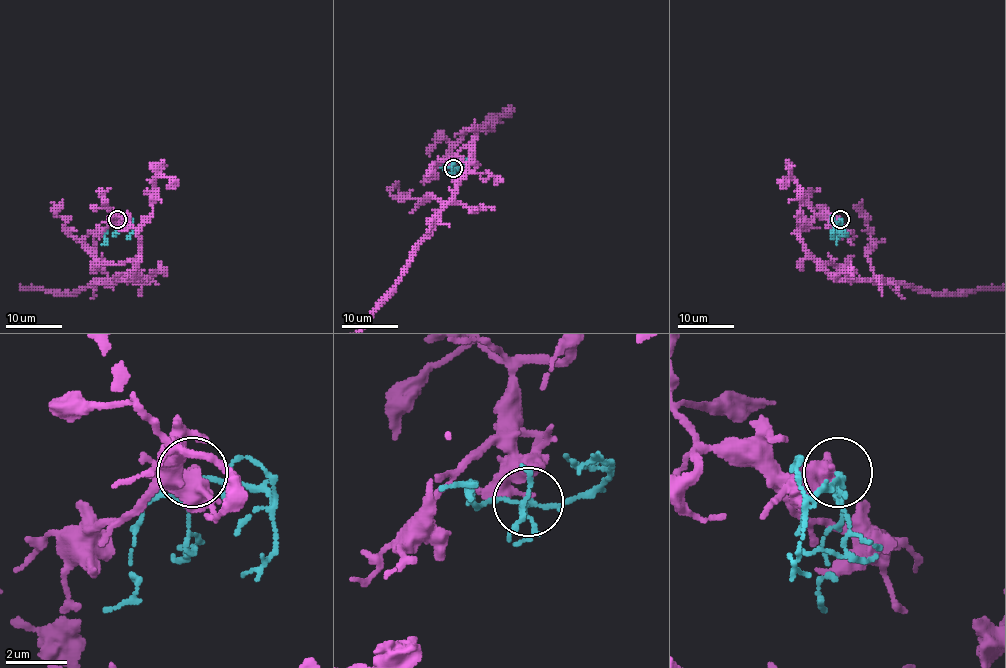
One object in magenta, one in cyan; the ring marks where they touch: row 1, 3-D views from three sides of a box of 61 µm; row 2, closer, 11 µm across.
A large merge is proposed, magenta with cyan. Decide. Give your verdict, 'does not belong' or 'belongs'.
does not belong

